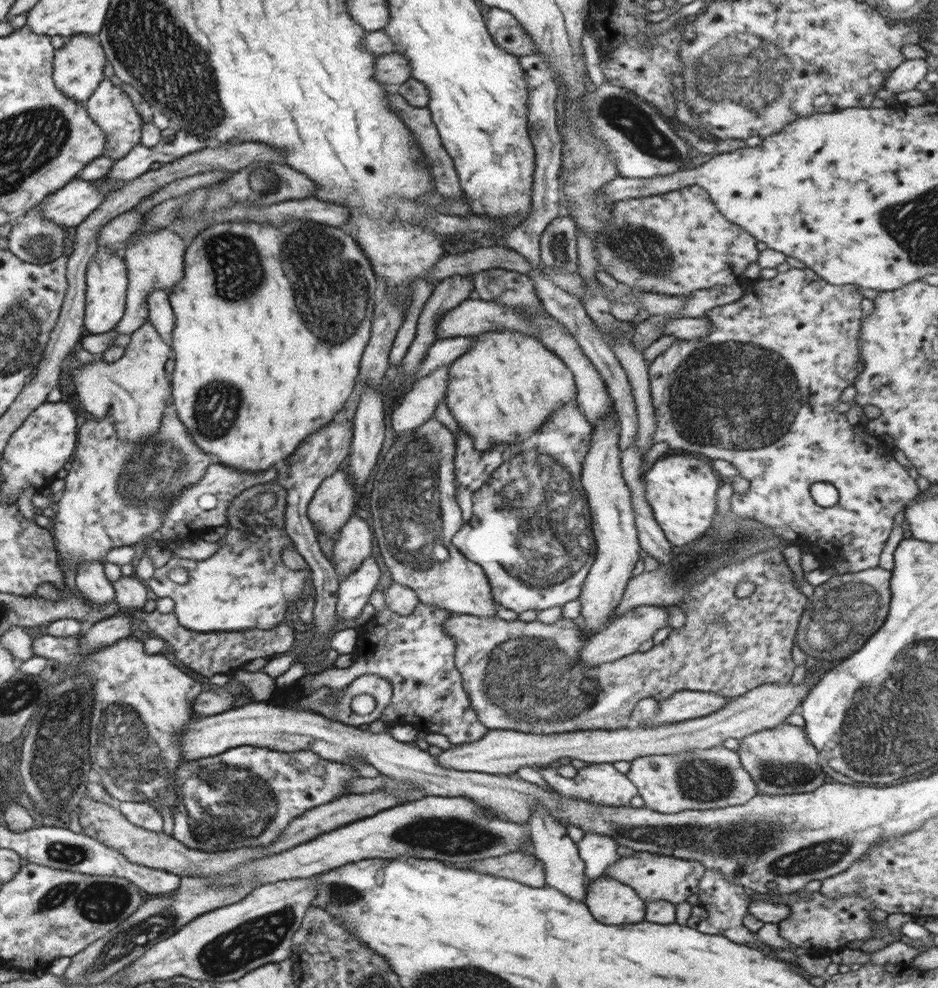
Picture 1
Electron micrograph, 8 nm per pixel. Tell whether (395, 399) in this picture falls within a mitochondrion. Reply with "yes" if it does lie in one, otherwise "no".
no

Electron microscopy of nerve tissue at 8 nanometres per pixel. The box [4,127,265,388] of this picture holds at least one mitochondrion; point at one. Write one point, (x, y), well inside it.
(40, 244)

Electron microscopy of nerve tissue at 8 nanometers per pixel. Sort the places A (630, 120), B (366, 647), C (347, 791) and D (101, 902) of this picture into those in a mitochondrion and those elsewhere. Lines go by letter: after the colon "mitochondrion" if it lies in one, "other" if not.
A: mitochondrion
B: other
C: other
D: mitochondrion

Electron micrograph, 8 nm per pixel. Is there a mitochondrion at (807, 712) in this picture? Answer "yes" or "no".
no

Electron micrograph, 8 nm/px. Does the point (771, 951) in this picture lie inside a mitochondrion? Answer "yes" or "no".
no

